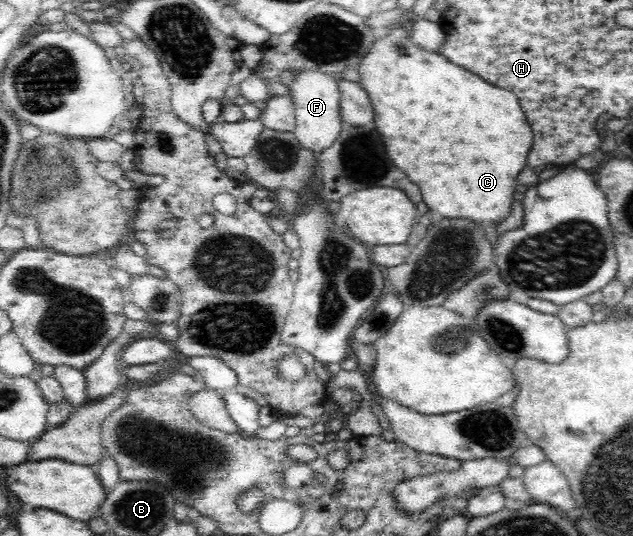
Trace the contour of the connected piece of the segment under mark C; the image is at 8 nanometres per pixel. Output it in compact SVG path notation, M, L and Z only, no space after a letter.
M404 24L395 26L380 32L378 39L373 43L373 47L369 49L369 53L359 61L357 67L360 74L361 86L367 91L367 95L371 100L374 109L374 123L377 123L377 129L383 135L385 147L387 147L387 155L389 159L407 173L407 177L417 183L421 187L423 193L423 201L427 203L429 211L441 215L443 219L471 219L475 223L479 223L481 227L487 227L489 223L501 223L511 215L511 205L513 205L513 193L515 193L515 185L517 185L517 175L523 171L525 163L527 163L527 155L534 143L533 130L529 125L525 112L520 106L519 98L509 90L501 89L495 85L487 83L477 74L471 73L468 69L451 63L444 55L438 51L427 51L421 49L411 41L410 31Z

